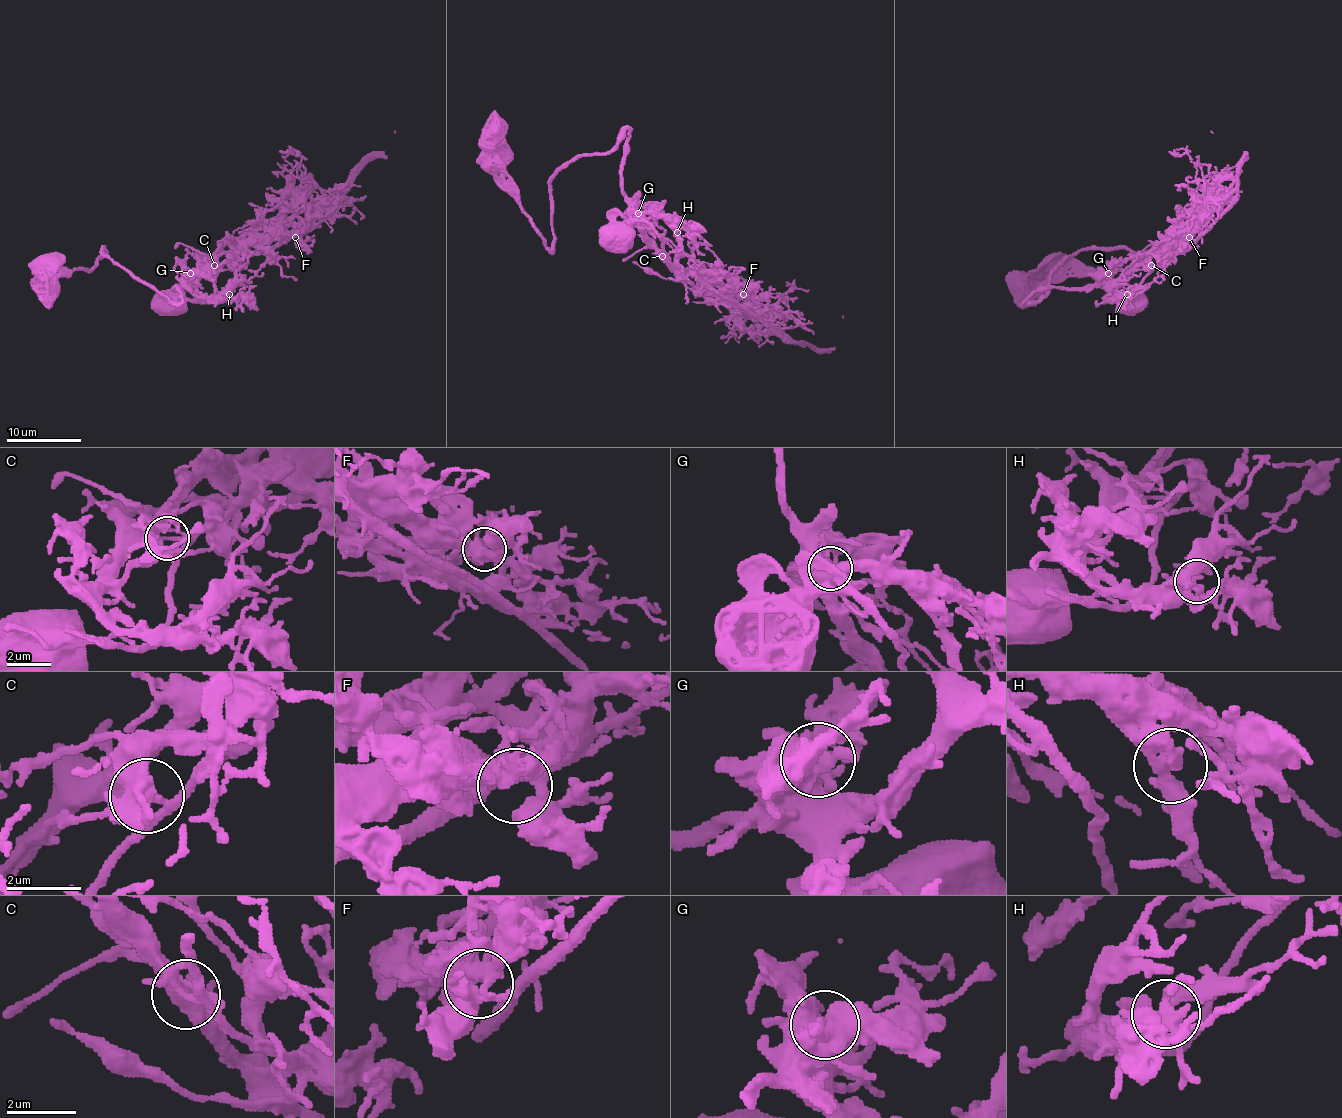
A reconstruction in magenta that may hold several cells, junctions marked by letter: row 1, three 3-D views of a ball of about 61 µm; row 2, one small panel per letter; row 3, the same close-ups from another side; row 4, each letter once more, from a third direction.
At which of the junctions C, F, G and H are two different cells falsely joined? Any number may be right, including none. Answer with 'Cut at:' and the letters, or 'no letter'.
Cut at: C

